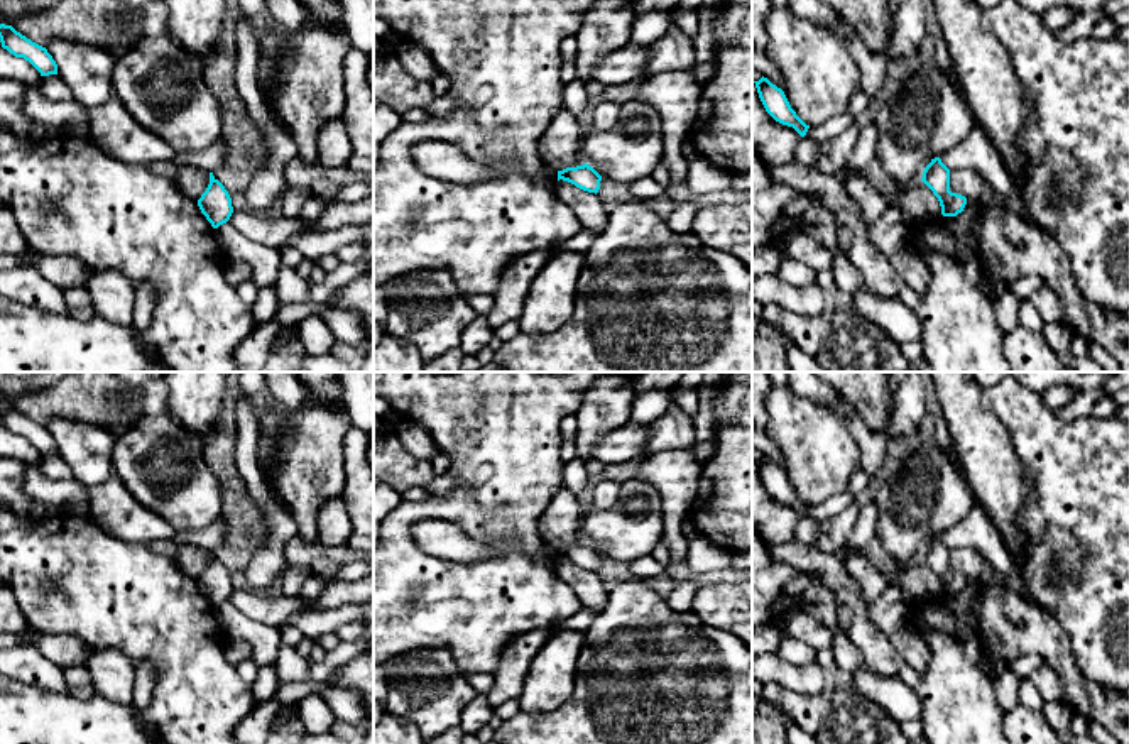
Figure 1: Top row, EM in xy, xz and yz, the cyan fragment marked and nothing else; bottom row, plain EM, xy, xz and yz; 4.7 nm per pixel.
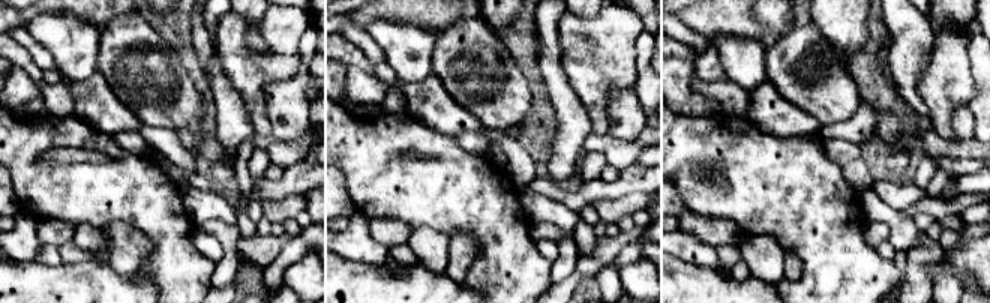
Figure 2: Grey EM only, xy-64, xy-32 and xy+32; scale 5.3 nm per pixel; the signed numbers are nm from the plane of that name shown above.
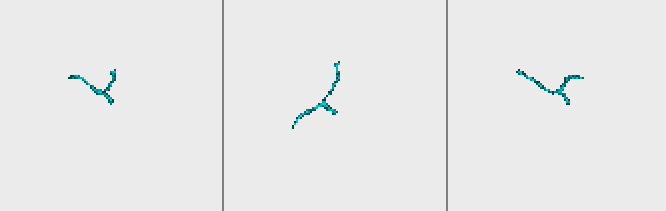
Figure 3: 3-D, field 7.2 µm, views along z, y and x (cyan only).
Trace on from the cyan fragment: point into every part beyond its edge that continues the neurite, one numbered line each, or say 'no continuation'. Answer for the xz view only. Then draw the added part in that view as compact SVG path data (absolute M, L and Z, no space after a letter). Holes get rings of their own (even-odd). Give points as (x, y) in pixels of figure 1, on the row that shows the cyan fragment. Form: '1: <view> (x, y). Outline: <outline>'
no continuation

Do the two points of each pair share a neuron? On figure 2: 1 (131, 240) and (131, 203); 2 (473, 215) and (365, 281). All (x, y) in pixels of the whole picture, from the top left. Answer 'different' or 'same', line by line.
1: different
2: different

